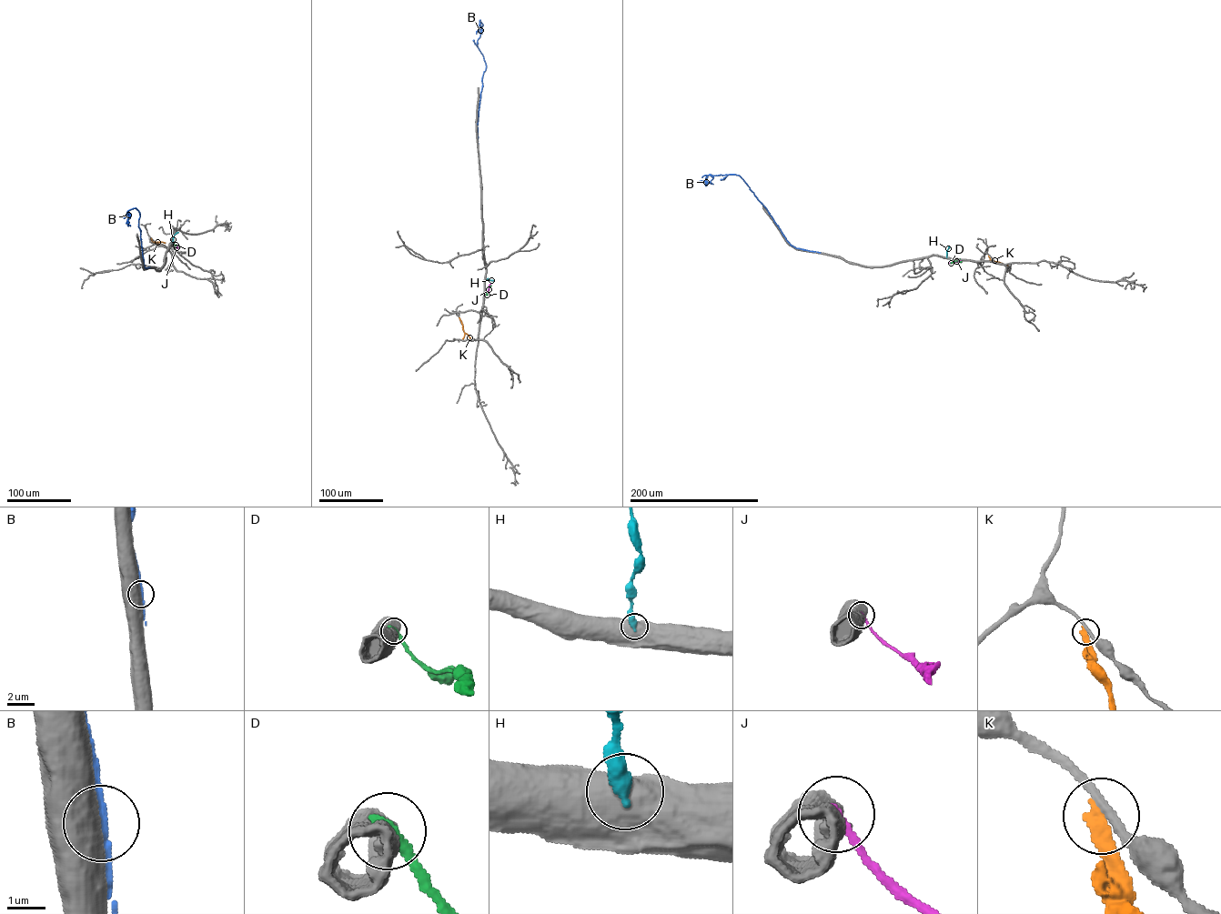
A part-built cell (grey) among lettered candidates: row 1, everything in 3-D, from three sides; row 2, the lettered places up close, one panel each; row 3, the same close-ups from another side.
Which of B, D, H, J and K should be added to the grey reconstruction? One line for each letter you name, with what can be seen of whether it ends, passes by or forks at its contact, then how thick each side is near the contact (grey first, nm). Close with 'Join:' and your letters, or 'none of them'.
Join: none of them

